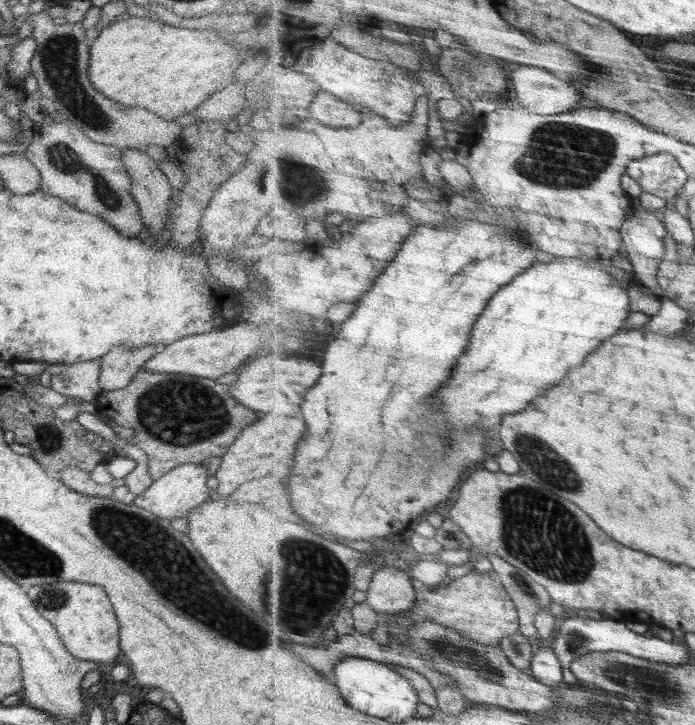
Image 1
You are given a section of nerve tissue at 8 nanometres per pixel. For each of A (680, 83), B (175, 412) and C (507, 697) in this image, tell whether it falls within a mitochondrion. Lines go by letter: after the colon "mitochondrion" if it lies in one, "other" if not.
A: other
B: mitochondrion
C: other

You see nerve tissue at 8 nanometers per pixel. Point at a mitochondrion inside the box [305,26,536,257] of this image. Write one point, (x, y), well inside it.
(461, 68)

